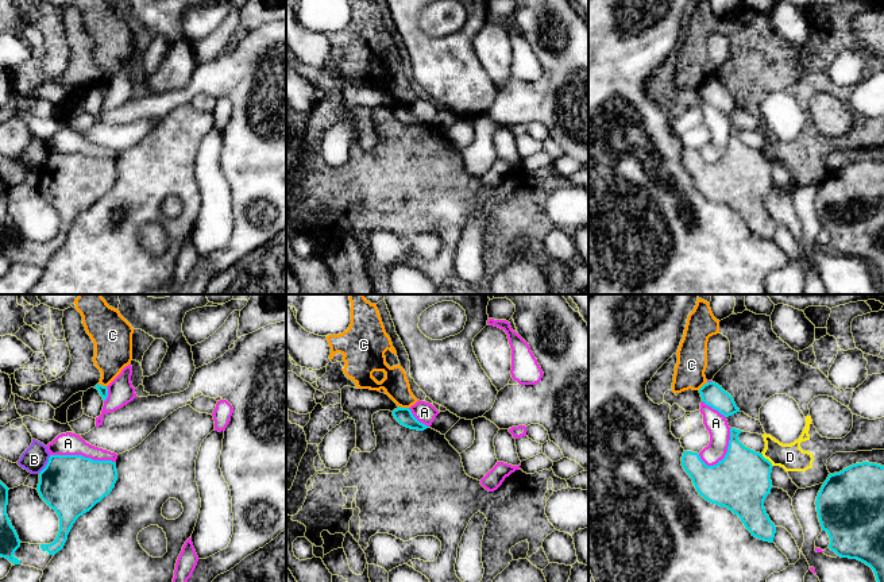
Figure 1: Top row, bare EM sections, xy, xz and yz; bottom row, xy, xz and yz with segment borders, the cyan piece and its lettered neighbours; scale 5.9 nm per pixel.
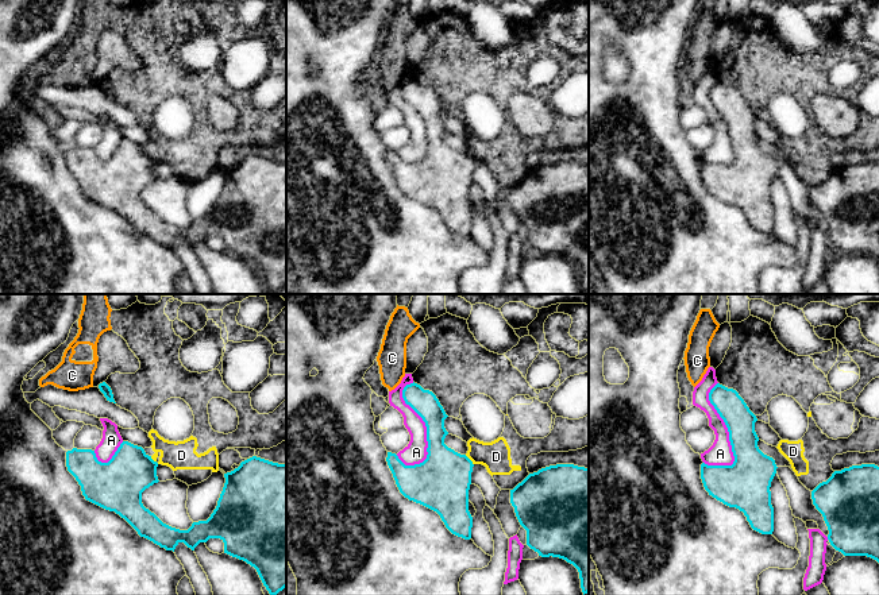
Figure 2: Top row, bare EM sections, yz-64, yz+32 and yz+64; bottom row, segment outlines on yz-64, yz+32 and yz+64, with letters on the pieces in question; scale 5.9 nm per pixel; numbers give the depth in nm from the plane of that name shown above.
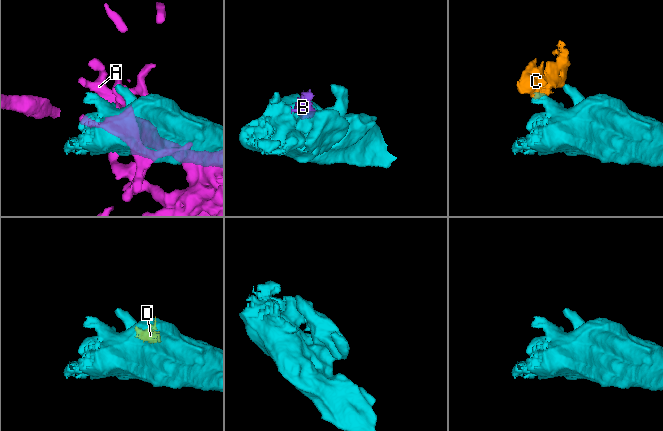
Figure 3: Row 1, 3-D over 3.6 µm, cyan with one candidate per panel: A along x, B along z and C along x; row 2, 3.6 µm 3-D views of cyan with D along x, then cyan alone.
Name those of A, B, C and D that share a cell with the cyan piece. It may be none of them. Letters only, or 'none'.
none

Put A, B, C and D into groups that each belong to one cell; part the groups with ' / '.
A / B C D

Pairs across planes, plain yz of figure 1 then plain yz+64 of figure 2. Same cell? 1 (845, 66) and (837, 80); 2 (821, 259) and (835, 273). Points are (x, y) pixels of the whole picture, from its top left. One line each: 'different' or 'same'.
1: same
2: same

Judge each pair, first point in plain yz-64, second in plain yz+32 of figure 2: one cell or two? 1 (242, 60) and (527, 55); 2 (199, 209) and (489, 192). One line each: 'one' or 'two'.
1: two
2: two

